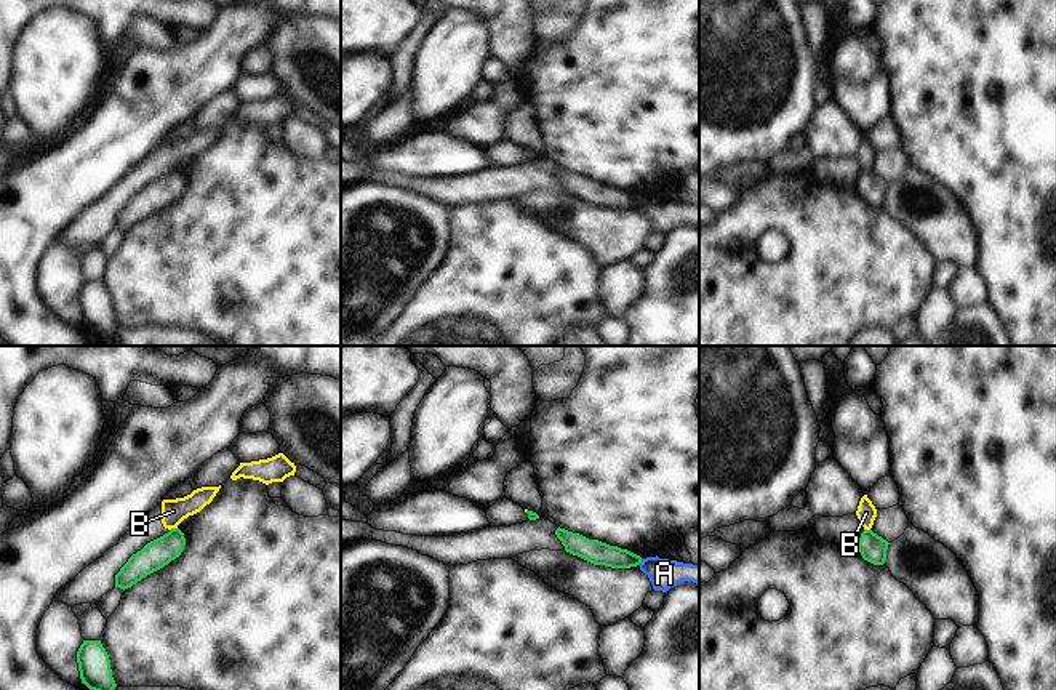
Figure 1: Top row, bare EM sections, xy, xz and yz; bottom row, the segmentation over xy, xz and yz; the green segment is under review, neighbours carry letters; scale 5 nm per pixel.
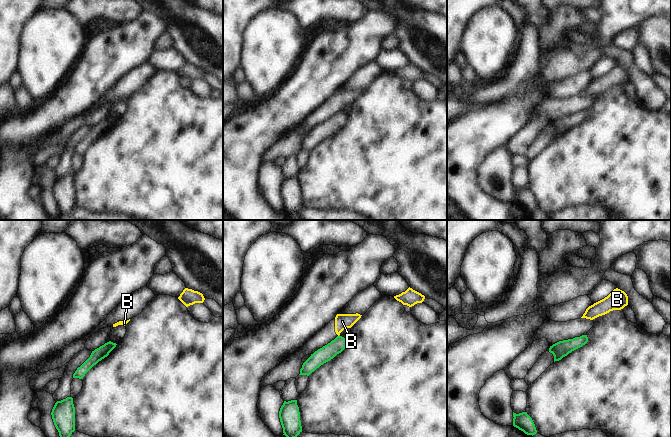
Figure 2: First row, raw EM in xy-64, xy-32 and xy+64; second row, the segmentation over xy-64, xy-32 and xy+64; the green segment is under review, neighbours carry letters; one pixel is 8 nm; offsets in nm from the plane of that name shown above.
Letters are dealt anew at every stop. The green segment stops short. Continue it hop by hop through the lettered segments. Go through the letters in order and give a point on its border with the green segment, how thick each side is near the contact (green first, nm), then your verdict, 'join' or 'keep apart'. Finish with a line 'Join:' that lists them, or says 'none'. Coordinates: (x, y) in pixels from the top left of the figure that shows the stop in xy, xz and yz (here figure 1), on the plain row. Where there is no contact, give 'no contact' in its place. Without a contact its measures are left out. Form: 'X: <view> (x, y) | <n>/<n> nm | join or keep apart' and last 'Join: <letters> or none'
A: xz (640, 204) | 120/150 nm | keep apart
B: xy (173, 170) | 140/130 nm | keep apart
Join: none

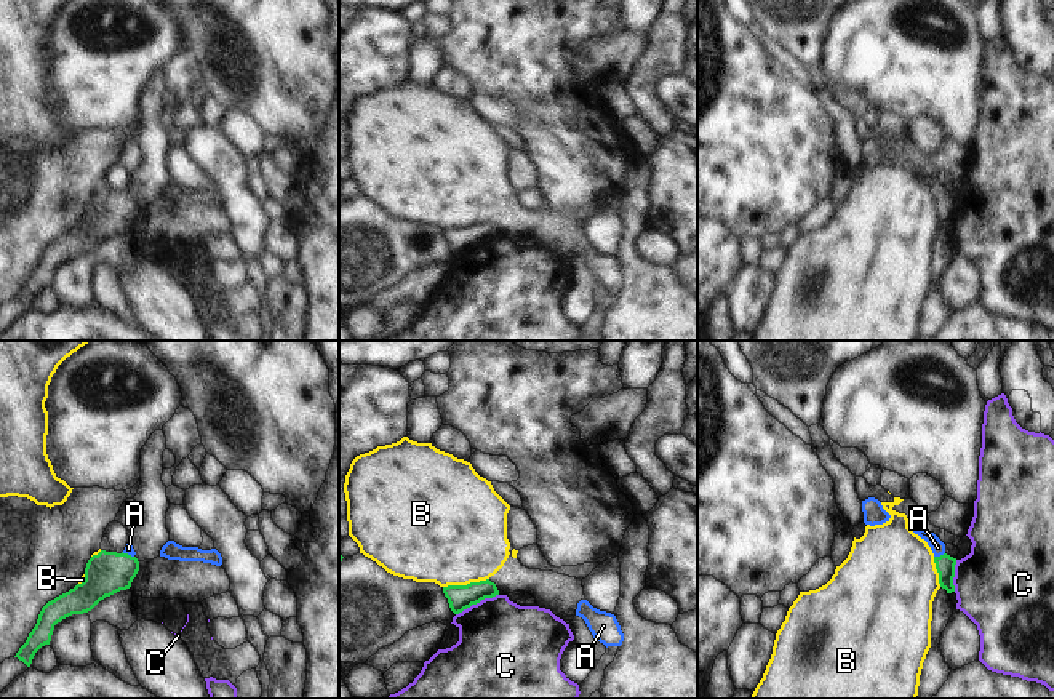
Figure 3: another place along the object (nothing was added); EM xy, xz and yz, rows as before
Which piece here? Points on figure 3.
A: yz (941, 197) | 100/70 nm | join
B: xz (467, 226) | 130/500 nm | keep apart
C: xz (477, 243) | 130/440 nm | keep apart
Join: A

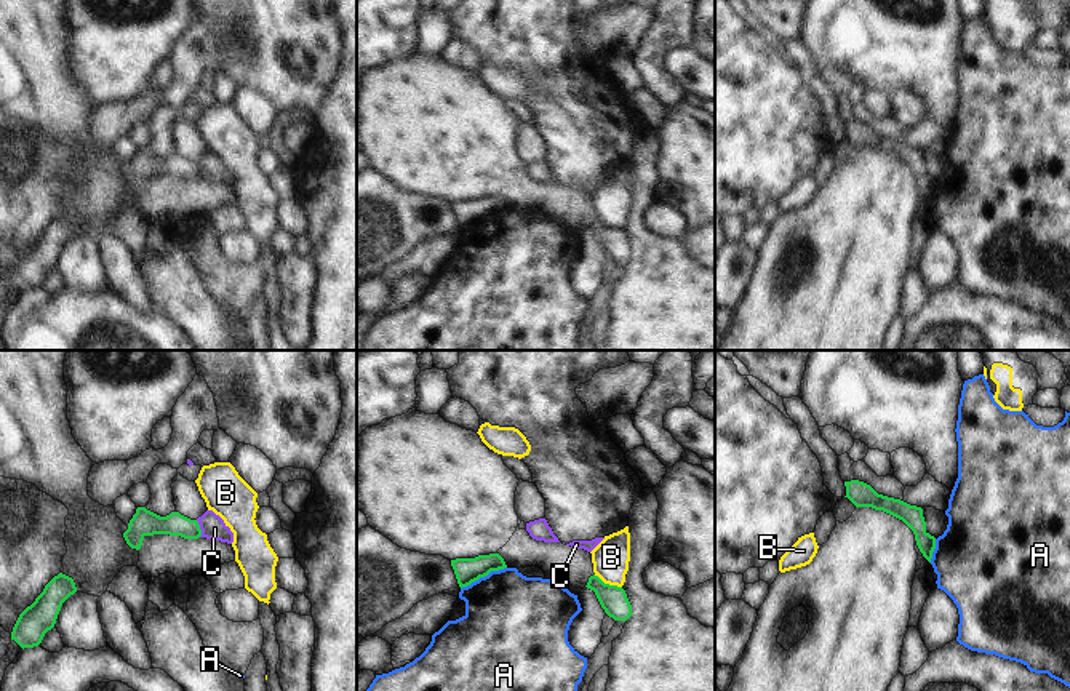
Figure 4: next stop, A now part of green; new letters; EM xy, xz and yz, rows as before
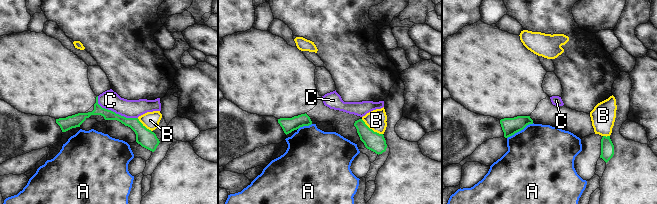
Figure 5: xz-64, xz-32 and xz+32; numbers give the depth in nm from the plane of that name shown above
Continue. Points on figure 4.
A: xz (483, 218) | 130/440 nm | keep apart
B: xz (608, 226) | 140/180 nm | keep apart
C: xy (199, 170) | 120/120 nm | keep apart
Join: none

